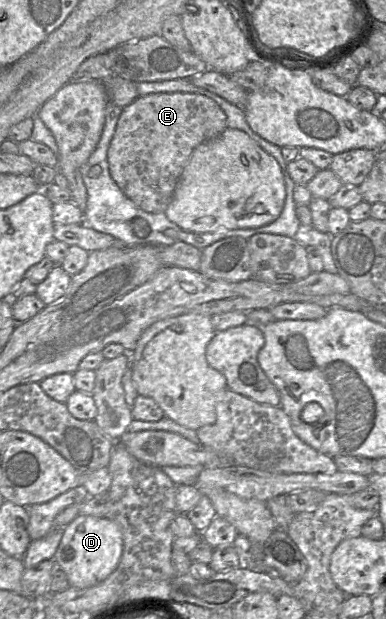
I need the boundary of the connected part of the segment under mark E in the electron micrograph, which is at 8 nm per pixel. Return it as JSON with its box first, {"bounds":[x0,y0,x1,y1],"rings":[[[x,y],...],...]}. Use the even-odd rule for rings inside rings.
{"bounds":[110,92,226,213],"rings":[[[175,92],[140,96],[123,108],[110,143],[111,177],[137,207],[149,213],[164,213],[194,149],[226,128],[226,114],[204,95]]]}

